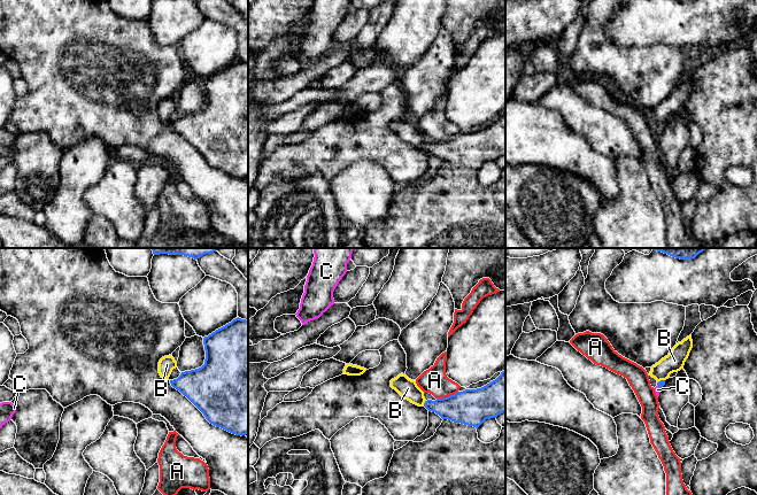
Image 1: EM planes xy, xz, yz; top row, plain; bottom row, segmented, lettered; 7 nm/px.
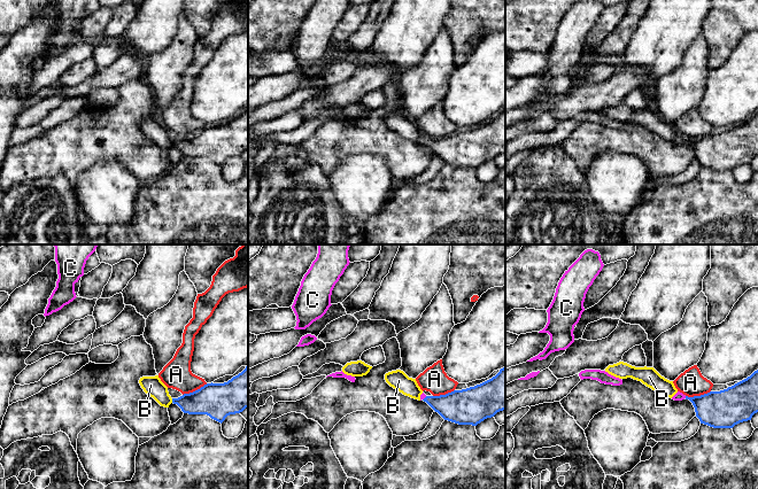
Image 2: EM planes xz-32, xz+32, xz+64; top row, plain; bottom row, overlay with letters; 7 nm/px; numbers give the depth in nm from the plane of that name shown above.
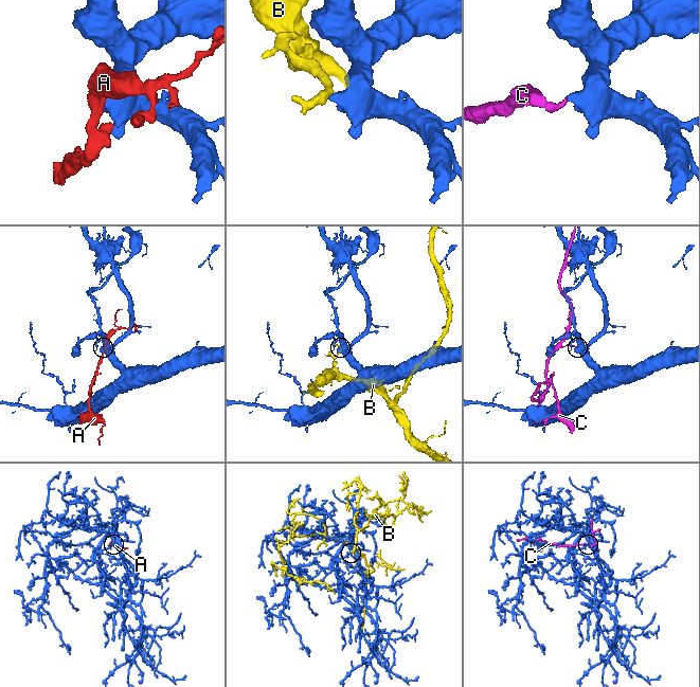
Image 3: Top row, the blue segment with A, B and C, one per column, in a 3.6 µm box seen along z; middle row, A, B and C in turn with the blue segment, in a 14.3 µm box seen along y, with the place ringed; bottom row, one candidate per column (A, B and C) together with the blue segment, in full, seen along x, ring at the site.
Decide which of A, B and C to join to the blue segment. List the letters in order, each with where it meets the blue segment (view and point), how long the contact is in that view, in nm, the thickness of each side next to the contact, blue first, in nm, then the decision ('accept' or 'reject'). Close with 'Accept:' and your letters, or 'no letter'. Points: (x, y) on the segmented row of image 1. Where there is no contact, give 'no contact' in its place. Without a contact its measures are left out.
A: meets blue in xz at (448, 396); contact 160 nm long; 260 nm thick on the blue side, 190 nm on the other; reject
B: meets blue in xz at (424, 403); contact 50 nm long; 200 nm thick on the blue side, 140 nm on the other; reject
C: meets blue in yz at (658, 386); contact 50 nm long; 50 nm thick on the blue side, 50 nm on the other; accept
Accept: C

